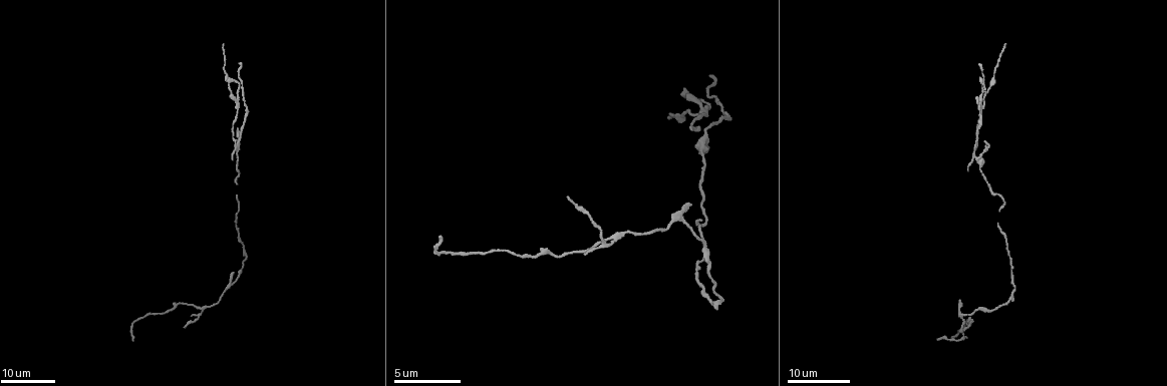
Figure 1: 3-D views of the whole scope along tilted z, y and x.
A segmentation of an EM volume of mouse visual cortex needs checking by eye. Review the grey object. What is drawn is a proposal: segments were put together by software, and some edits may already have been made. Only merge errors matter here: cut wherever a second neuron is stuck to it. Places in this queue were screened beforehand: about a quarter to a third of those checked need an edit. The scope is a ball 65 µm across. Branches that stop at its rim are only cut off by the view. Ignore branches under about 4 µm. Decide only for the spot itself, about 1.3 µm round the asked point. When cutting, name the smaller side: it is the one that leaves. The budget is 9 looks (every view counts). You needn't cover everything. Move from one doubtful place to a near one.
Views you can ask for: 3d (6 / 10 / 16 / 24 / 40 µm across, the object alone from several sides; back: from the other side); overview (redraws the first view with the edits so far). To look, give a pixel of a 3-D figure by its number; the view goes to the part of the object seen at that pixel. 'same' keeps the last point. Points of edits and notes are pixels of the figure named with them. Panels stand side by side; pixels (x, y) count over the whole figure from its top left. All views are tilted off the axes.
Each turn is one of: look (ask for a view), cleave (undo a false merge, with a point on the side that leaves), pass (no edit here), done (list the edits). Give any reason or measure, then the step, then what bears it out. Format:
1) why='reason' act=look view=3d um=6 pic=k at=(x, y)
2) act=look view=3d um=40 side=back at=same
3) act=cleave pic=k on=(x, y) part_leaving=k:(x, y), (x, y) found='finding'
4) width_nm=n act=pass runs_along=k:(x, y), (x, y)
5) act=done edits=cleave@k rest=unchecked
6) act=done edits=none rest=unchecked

why='two arms in line, one across' act=look view=3d um=16 pic=1 at=(203, 309)

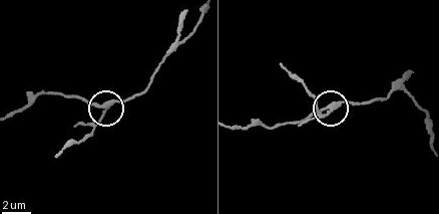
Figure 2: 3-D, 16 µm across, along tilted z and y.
act=look view=3d um=6 pic=2 at=(101, 111)

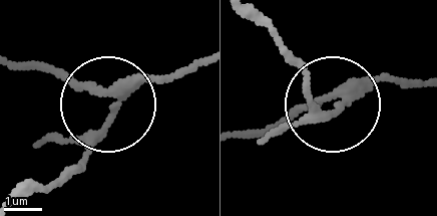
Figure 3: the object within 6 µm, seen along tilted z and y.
arms=3 act=cleave pic=3 on=(99, 131) part_leaving=3:(132, 91), (87, 164), (19, 197) found='two neurons meet here'

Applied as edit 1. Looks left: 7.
act=look view=overview

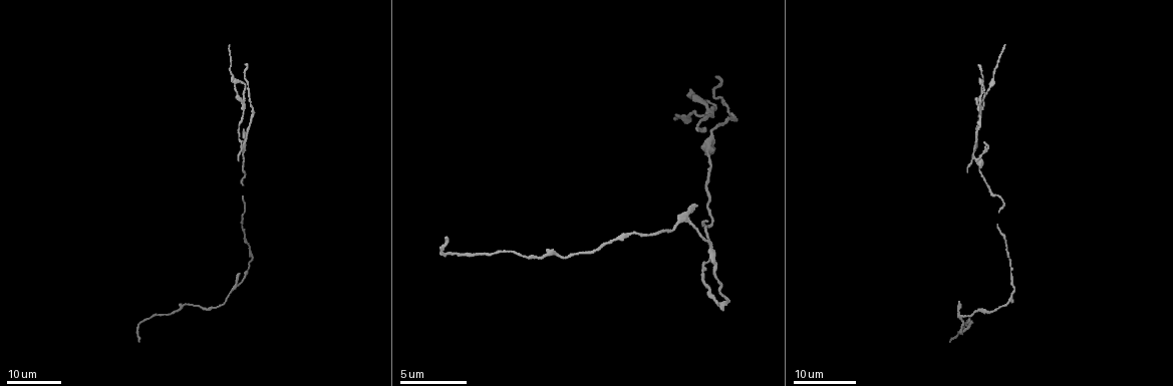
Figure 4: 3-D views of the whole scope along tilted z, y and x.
why='thin neck' act=look view=3d um=24 pic=4 at=(1004, 202)

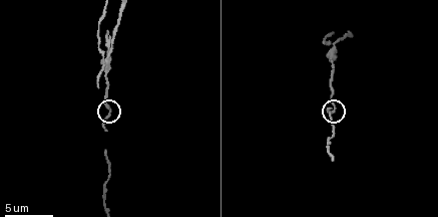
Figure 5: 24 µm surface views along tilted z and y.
act=look view=3d um=6 pic=5 at=(334, 111)

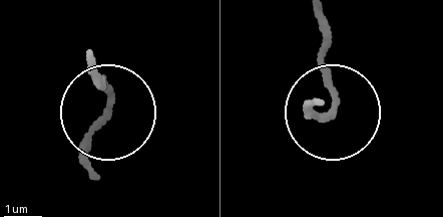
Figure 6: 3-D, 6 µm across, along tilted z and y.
act=pass found='continuous, no second neuron'

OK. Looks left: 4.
why='four arms meet' act=look view=3d um=24 pic=4 at=(980, 109)

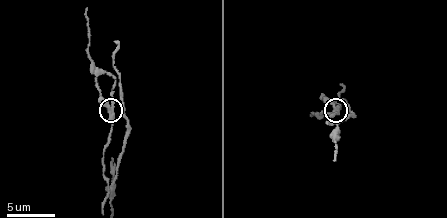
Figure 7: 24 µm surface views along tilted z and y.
why='zoom in' act=look view=3d um=6 pic=7 at=(109, 108)

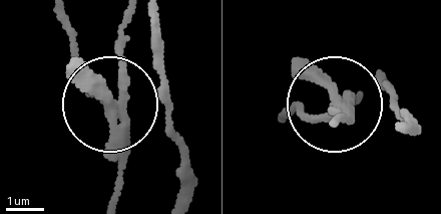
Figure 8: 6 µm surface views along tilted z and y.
arms=4 act=cleave pic=8 on=(115, 149) part_leaving=8:(122, 97), (115, 200) found='a second neuron is stuck on'

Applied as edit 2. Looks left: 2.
act=look view=3d um=10 pic=7 at=(338, 130)

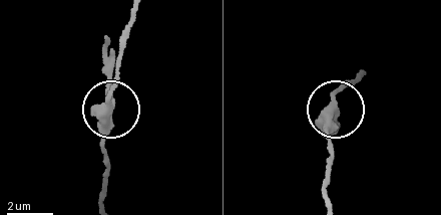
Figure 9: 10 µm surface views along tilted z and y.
act=look view=3d um=10 side=back pic=9 at=(336, 106)

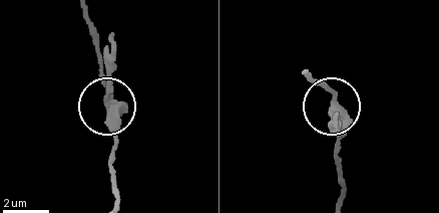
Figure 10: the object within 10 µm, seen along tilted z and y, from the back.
width_nm=300 act=pass found='one neuron here'

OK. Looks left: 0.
act=done edits=cleave@3,cleave@8 rest=unchecked

